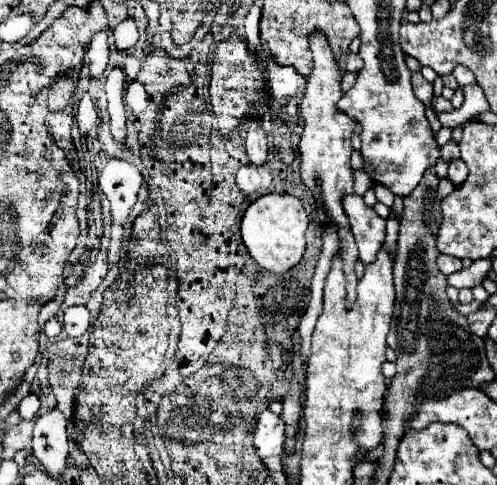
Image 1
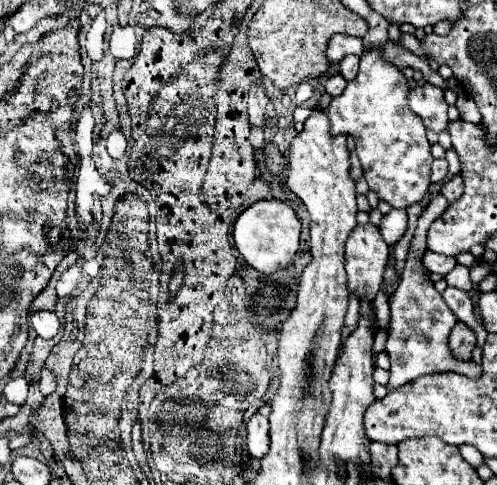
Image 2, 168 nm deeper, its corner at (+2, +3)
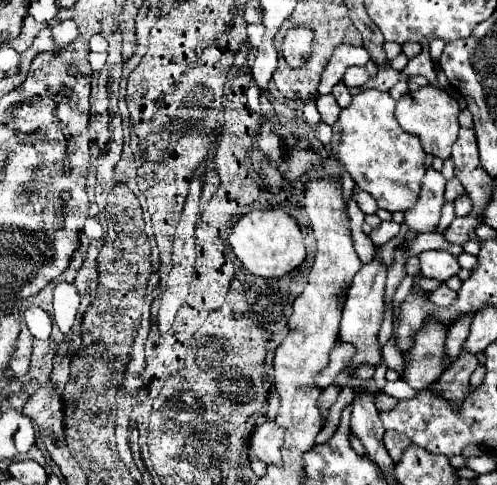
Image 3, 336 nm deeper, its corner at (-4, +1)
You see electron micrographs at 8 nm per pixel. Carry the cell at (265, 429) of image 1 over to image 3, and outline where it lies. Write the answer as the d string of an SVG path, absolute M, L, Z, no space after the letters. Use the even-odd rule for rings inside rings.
M264 420L262 424L258 424L252 432L250 438L250 446L256 454L258 460L266 462L266 464L274 464L280 466L282 464L281 447L284 441L284 434L276 426L274 420Z

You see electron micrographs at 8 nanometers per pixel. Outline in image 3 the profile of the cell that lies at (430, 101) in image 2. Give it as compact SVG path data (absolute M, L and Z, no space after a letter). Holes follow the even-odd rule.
M424 86L416 92L408 92L396 104L396 118L398 118L400 126L410 134L418 134L424 150L428 154L434 154L434 156L440 156L440 158L450 156L452 144L458 136L458 130L460 130L458 112L460 112L460 108L458 108L456 98L452 98L446 92L436 90L432 86Z

